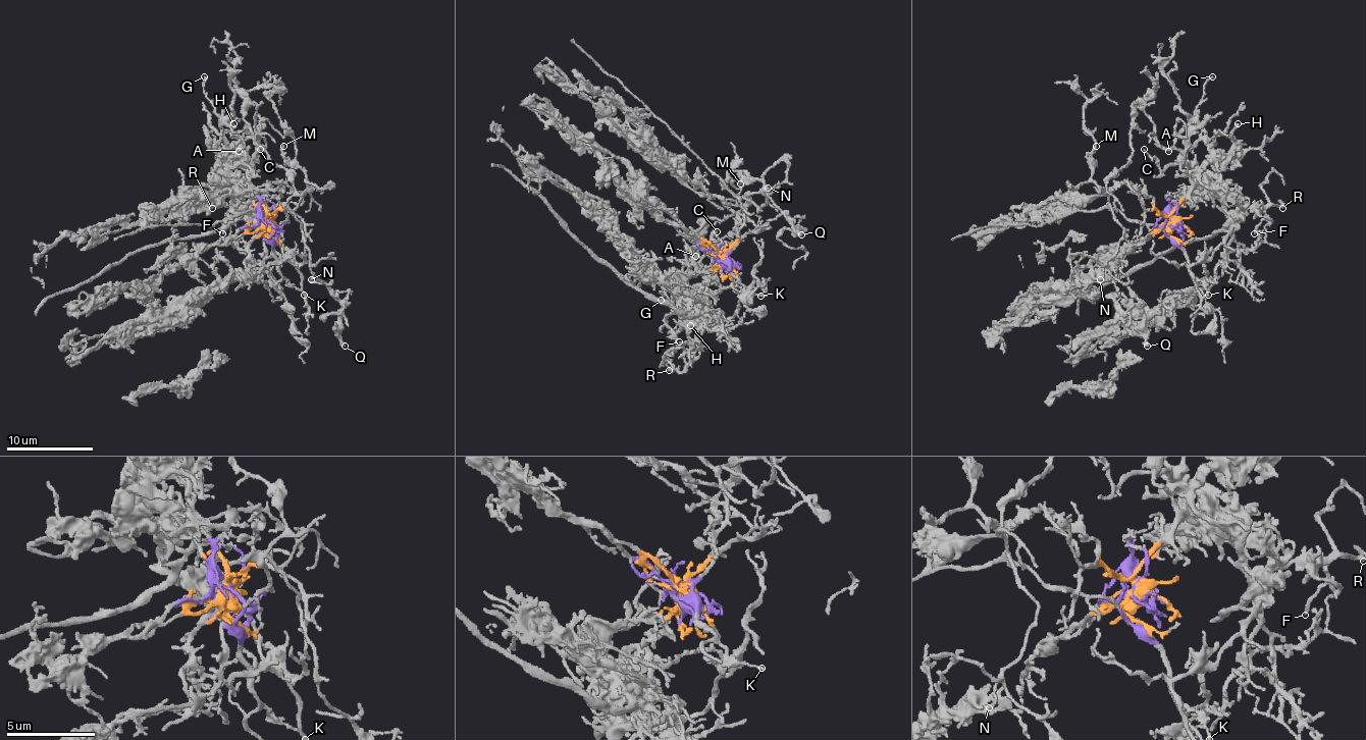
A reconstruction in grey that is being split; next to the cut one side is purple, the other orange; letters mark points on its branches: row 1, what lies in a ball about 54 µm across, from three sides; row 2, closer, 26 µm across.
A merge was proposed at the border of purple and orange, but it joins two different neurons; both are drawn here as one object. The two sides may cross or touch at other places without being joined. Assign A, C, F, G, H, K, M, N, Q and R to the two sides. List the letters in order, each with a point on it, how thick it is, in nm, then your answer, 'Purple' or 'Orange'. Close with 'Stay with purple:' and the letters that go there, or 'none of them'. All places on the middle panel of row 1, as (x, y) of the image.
A: Place: (695, 256). Thickness 170 nm. Orange
C: Place: (717, 231). Thickness 110 nm. Orange
F: Place: (679, 341). Thickness 170 nm. Orange
G: Place: (661, 300). Thickness 150 nm. Orange
H: Place: (690, 325). Thickness 200 nm. Orange
K: Place: (760, 296). Thickness 140 nm. Purple
M: Place: (740, 183). Thickness 150 nm. Purple
N: Place: (768, 188). Thickness 110 nm. Purple
Q: Place: (801, 234). Thickness 320 nm. Purple
R: Place: (669, 370). Thickness 140 nm. Orange
Stay with purple: K, M, N, Q

